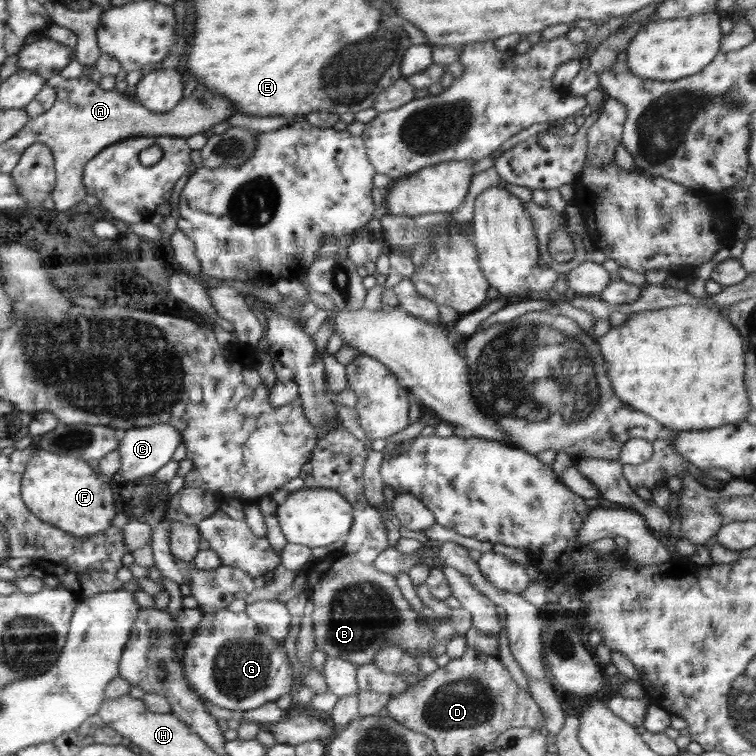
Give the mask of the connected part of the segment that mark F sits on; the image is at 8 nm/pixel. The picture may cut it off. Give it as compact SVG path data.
M36 449L32 451L32 468L24 476L24 502L40 520L72 534L89 537L111 526L116 516L115 502L108 480L94 471L88 461L72 455L60 455Z

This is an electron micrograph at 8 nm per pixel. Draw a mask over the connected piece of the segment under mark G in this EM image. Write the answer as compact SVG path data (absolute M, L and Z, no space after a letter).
M226 608L218 612L203 613L196 634L192 639L187 640L182 658L186 681L211 705L243 712L260 708L267 703L276 702L291 691L293 668L283 645L283 642L266 636L246 611L236 613Z

